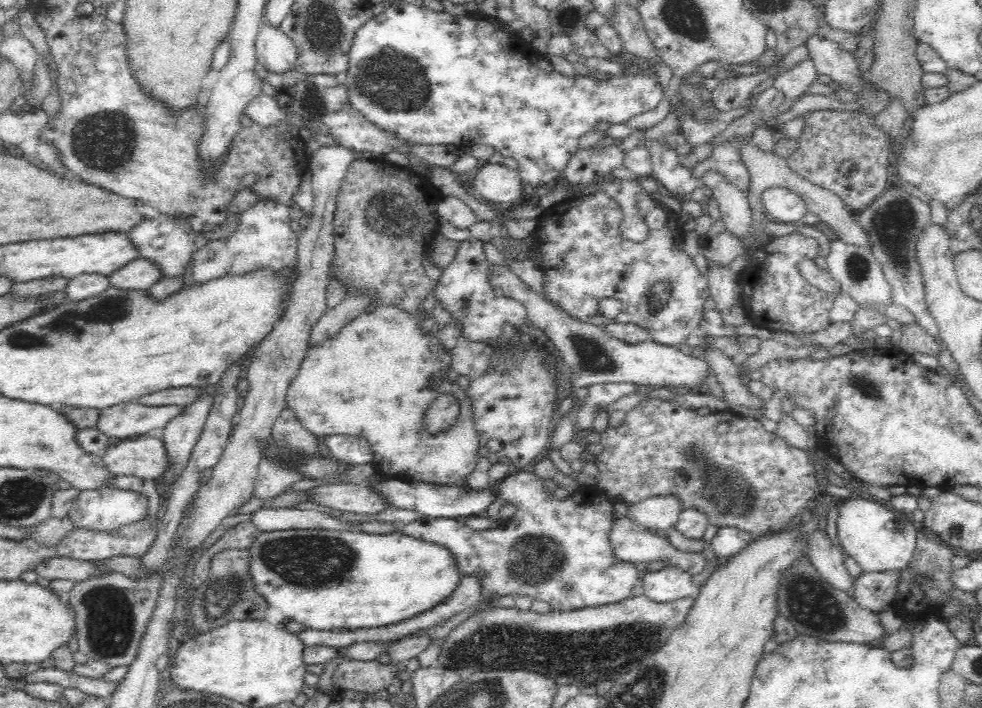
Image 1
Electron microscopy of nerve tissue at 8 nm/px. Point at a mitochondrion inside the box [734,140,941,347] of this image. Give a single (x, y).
(891, 225)

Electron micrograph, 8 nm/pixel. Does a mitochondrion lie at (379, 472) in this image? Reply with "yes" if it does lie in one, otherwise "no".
no

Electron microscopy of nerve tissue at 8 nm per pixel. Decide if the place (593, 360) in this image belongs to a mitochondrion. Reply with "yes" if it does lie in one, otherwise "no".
yes

